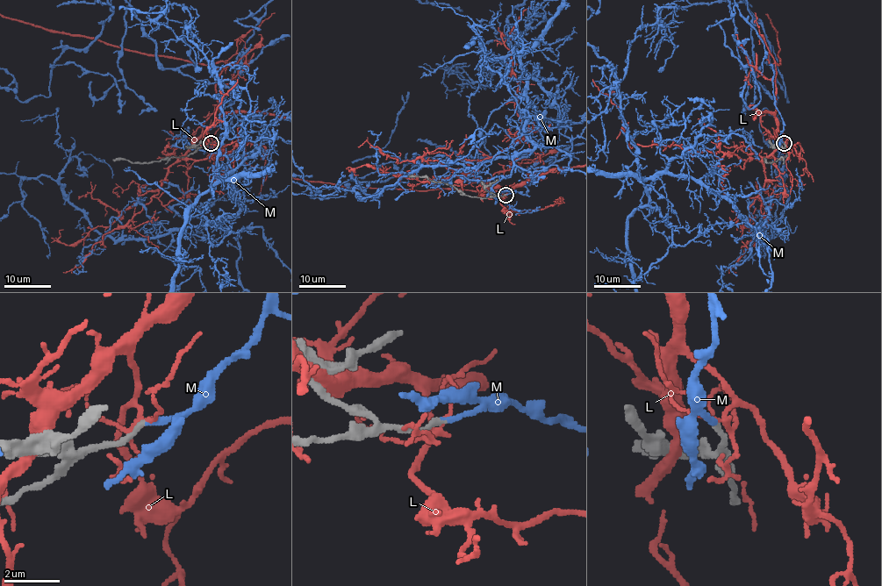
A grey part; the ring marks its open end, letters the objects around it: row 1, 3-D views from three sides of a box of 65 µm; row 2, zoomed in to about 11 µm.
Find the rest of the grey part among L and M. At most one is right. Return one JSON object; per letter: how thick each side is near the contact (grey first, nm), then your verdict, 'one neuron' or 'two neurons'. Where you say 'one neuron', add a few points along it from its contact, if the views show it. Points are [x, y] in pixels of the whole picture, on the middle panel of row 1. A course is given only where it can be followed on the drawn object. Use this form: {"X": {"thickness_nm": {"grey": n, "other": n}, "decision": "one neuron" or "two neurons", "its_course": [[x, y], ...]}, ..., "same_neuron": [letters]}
{"L": {"thickness_nm": {"grey": 240, "other": 170}, "decision": "two neurons"}, "M": {"thickness_nm": {"grey": 200, "other": 190}, "decision": "one neuron"}, "same_neuron": ["M"]}

